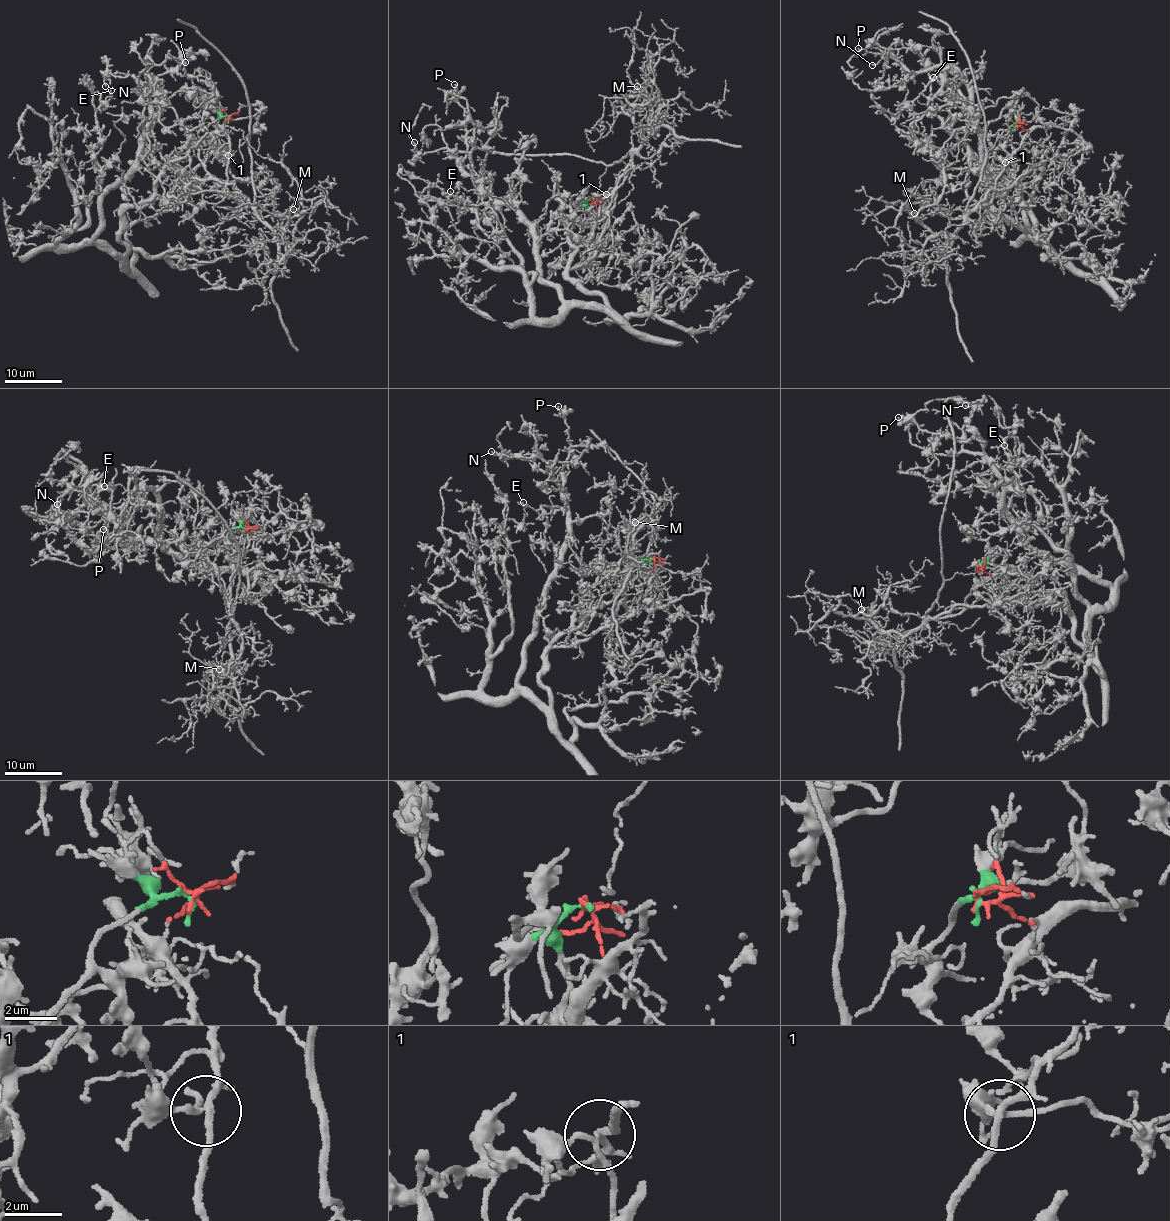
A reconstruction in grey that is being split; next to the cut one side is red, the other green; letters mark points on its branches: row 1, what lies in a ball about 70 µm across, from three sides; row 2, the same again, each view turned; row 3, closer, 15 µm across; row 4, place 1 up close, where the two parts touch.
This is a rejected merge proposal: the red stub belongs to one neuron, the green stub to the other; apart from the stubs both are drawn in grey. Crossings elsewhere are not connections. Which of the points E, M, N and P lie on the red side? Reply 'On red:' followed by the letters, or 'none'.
On red: M

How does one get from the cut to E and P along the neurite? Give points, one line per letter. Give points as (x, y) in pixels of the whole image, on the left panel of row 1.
E: (229, 118), (125, 210), (127, 250), (60, 247), (97, 194), (96, 113), (110, 90)
P: (229, 118), (125, 210), (127, 250), (99, 243), (101, 200), (137, 161), (149, 116), (149, 58), (186, 61)

